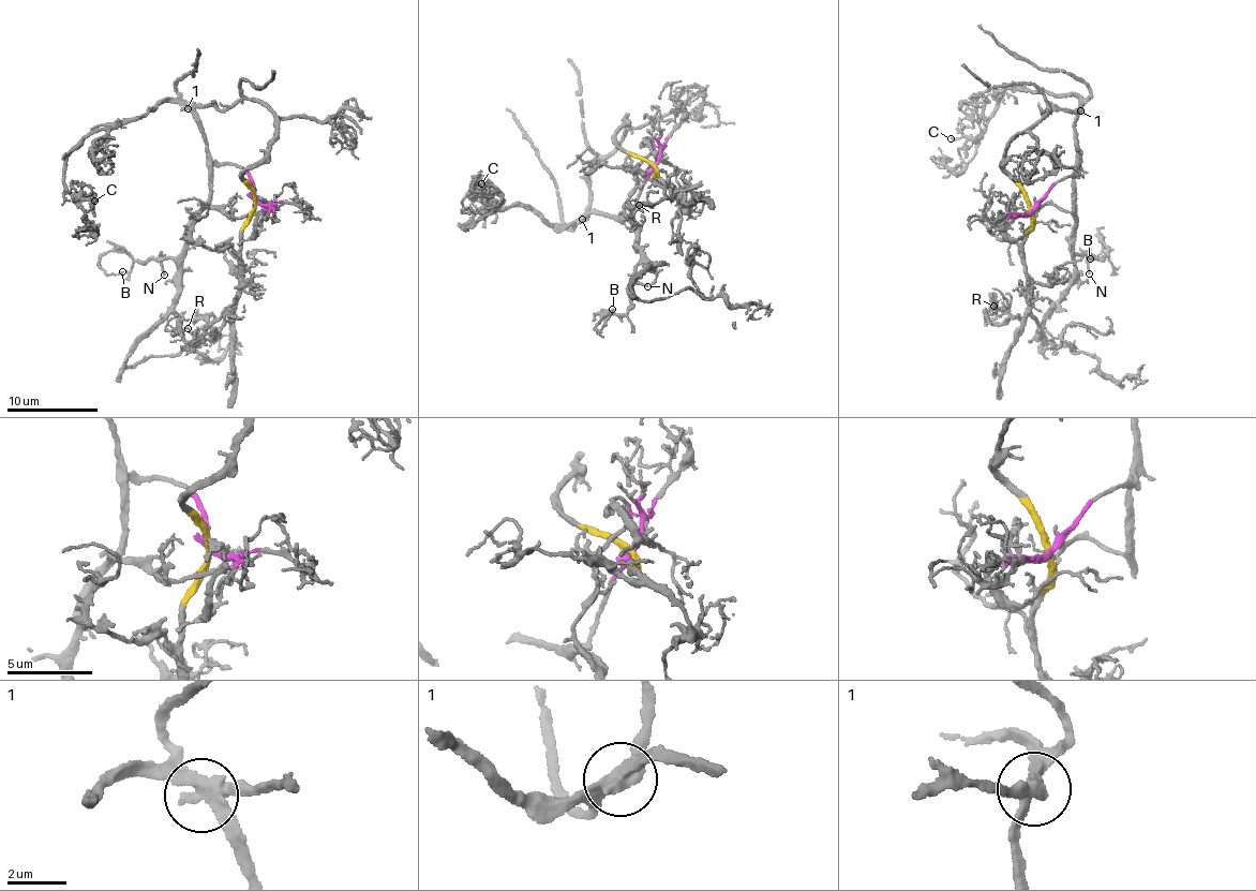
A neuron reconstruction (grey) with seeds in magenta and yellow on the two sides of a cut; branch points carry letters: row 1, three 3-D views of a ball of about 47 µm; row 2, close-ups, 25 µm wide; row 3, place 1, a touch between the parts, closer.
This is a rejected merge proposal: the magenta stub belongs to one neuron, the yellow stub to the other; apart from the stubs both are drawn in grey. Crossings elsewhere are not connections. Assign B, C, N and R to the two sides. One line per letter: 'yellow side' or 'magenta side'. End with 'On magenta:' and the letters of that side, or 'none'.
B: magenta side
C: magenta side
N: magenta side
R: yellow side
On magenta: B, C, N

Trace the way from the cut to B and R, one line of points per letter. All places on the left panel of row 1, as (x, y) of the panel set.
B: (254, 199), (243, 171), (220, 163), (185, 249), (148, 263), (101, 256), (106, 273), (123, 271)
R: (254, 202), (251, 219), (240, 240), (241, 290), (237, 303), (213, 337), (198, 340), (187, 327)

